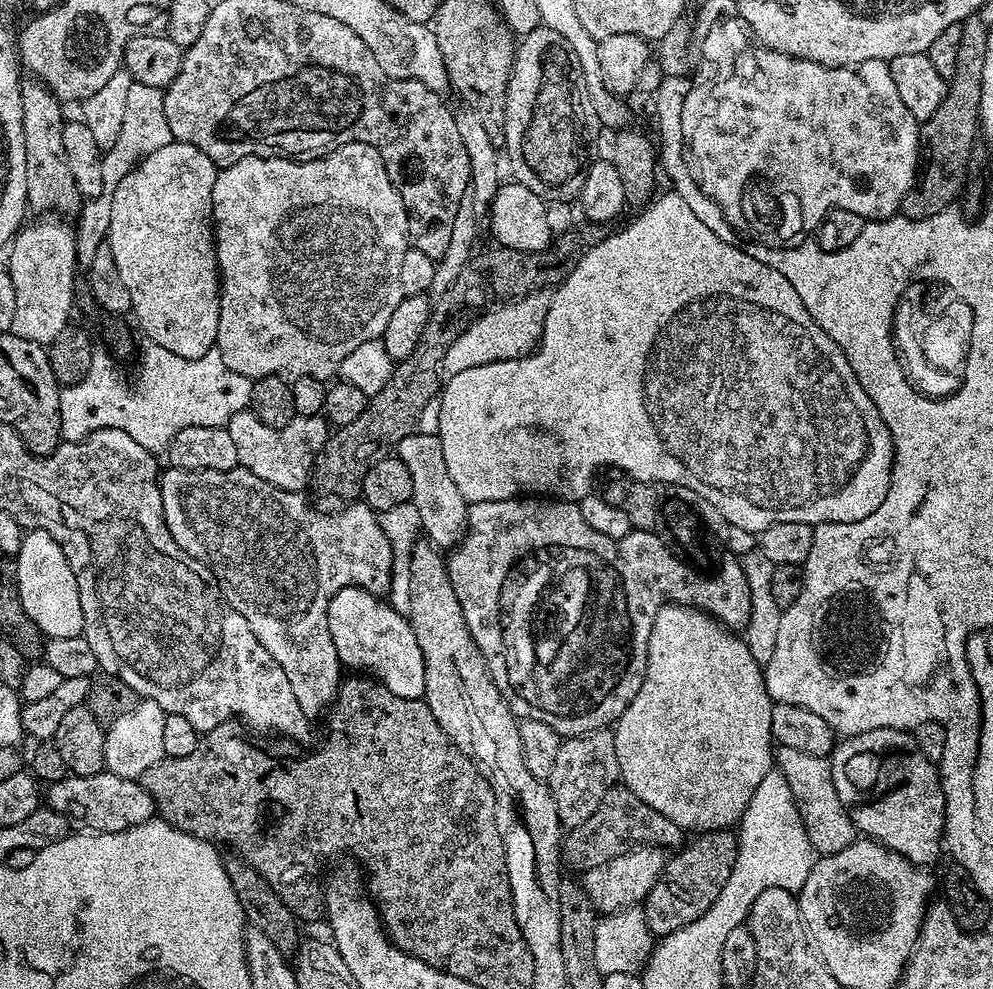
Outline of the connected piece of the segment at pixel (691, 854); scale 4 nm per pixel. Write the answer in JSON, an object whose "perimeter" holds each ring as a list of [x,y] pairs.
{"perimeter":[[[732,830],[723,832],[706,832],[695,837],[692,845],[681,847],[676,856],[664,865],[664,875],[650,890],[644,899],[642,911],[646,918],[646,926],[650,926],[653,937],[663,938],[671,932],[682,930],[682,926],[690,926],[710,906],[714,906],[714,898],[722,894],[722,886],[730,878],[730,870],[734,870],[734,862],[738,854],[740,841]]]}

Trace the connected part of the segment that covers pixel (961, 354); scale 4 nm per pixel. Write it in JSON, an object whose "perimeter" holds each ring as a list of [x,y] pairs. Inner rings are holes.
{"perimeter":[[[939,275],[933,278],[917,277],[909,280],[902,286],[902,292],[896,304],[906,304],[914,318],[918,320],[926,356],[930,360],[930,366],[934,366],[934,374],[928,376],[932,380],[926,386],[918,382],[918,386],[924,392],[952,392],[950,388],[965,388],[968,385],[968,369],[974,343],[974,314],[970,304],[957,289],[957,284],[952,284],[946,278]]]}

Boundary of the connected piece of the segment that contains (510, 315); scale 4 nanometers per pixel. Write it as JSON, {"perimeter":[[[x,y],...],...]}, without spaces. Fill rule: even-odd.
{"perimeter":[[[545,290],[516,296],[506,304],[493,307],[485,311],[468,329],[461,331],[456,341],[446,350],[443,375],[462,374],[462,370],[470,370],[474,366],[489,364],[495,360],[523,356],[535,349],[544,333],[546,314],[550,310],[552,292]],[[485,315],[485,316],[484,316]]]}

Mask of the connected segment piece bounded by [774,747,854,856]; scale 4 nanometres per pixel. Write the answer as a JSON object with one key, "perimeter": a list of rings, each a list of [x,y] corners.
{"perimeter":[[[777,747],[774,752],[774,764],[786,778],[786,782],[790,782],[790,790],[796,799],[813,849],[829,856],[851,844],[854,839],[852,820],[834,788],[831,763],[825,757],[806,754],[802,750]]]}

